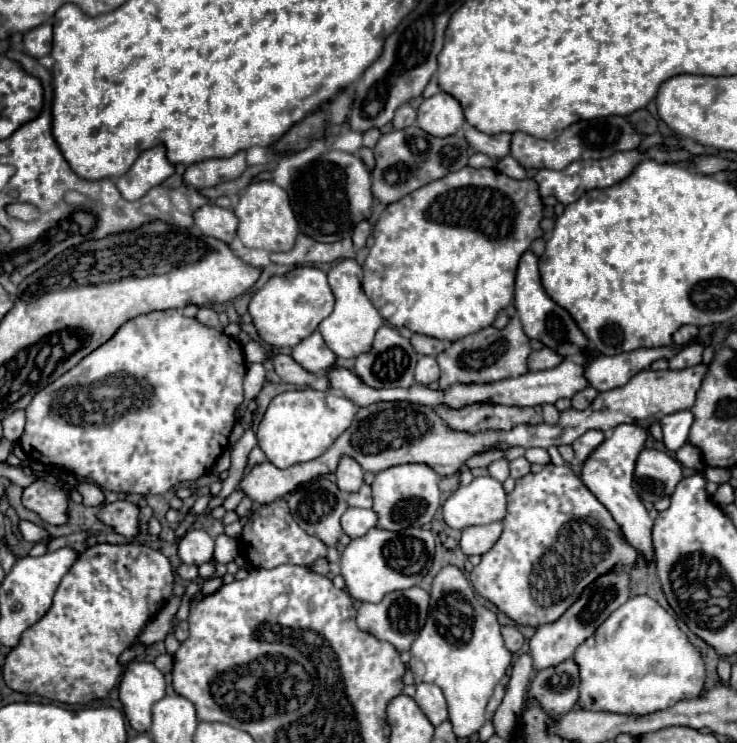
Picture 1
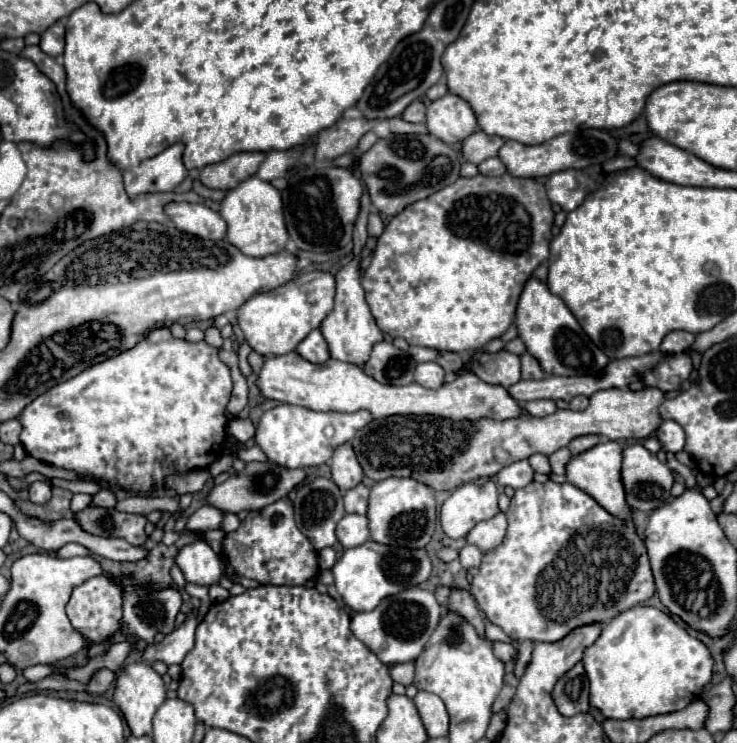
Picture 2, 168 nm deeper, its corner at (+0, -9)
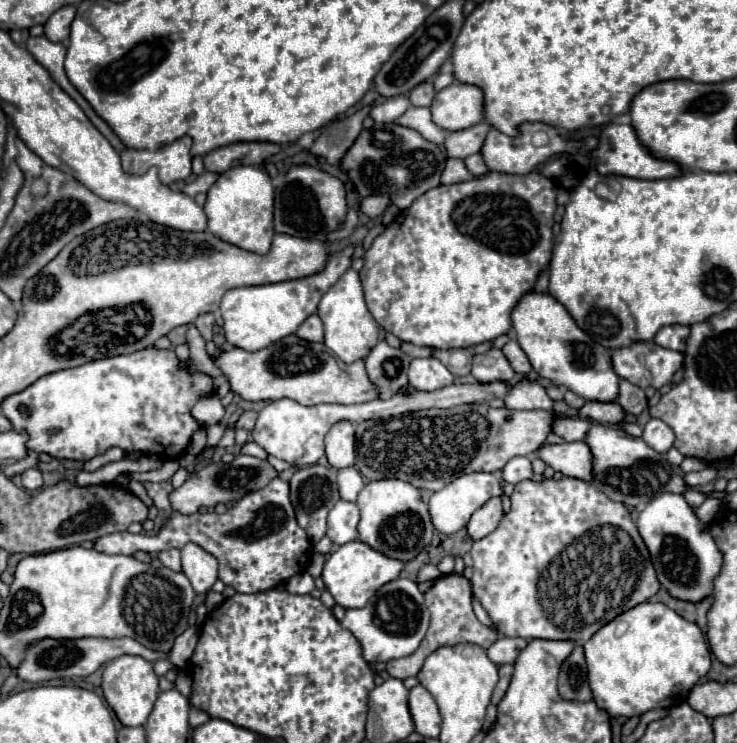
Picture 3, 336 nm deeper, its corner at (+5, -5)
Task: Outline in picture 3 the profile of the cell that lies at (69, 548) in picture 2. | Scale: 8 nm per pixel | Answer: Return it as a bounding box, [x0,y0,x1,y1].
[94,479,312,593]

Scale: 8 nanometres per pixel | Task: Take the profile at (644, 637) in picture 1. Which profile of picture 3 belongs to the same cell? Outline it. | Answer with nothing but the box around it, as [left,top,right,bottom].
[584,601,710,717]

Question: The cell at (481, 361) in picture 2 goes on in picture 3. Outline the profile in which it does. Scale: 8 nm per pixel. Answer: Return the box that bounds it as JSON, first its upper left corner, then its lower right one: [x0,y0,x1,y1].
[472,349,516,383]

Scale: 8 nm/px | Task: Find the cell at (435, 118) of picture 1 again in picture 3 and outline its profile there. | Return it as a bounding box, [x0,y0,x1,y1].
[432,83,484,131]

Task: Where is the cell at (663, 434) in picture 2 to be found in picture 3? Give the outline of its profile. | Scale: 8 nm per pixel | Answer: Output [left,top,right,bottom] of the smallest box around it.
[642,419,674,453]

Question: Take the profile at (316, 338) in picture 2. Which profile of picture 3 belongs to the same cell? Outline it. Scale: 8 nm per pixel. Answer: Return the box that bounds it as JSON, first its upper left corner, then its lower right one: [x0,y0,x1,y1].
[296,315,324,341]

